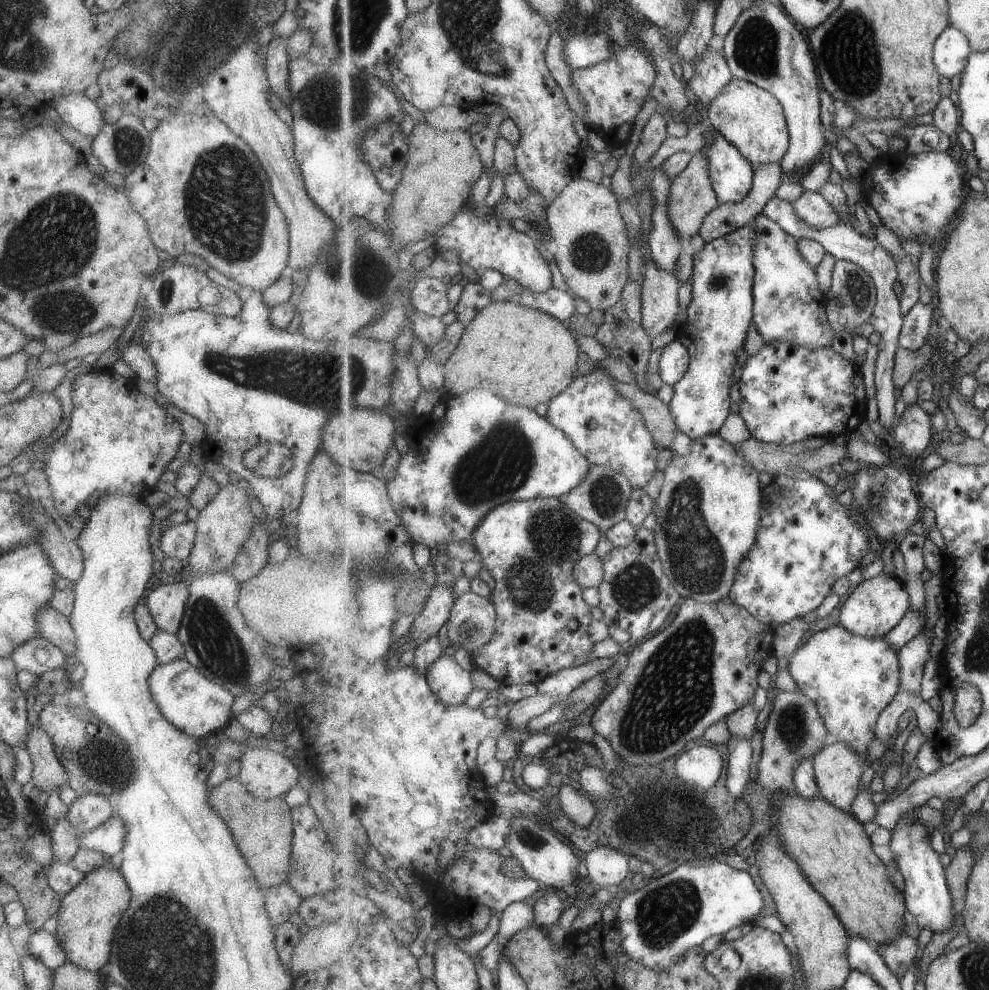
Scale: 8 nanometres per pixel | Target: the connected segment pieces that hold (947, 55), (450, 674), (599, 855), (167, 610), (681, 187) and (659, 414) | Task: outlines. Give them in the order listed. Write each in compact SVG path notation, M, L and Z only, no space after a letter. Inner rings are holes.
M950 27L935 45L935 61L943 77L963 74L973 54L970 38L962 30Z
M446 654L430 666L427 676L436 696L448 706L466 705L470 694L476 691L472 673Z
M600 846L588 853L587 867L590 879L598 885L607 887L617 885L624 888L629 883L626 878L632 872L630 858L620 850L606 846Z
M188 582L157 583L146 598L159 631L177 634L185 616L186 602L190 596Z
M700 151L685 172L678 176L672 186L672 196L670 196L670 220L672 226L676 228L680 238L692 238L697 234L701 234L701 230L705 224L706 218L718 206L721 206L722 200L718 192L715 190L714 182L710 176L710 162L708 156Z
M618 381L618 392L622 392L634 404L634 408L644 414L646 426L654 434L658 446L661 449L673 451L674 440L676 440L679 427L671 412L671 406L662 402L656 395L645 392L636 384Z

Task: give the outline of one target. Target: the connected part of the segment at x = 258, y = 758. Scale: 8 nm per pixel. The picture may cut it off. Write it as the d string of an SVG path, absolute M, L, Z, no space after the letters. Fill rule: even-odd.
M268 748L246 749L238 779L246 792L260 800L284 797L301 783L301 774L286 754Z

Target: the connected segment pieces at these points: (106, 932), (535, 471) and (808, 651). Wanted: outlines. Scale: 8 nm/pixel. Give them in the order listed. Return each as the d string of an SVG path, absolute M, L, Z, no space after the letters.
M115 859L88 872L74 890L64 895L57 913L56 937L68 956L67 961L85 970L102 969L110 959L112 938L118 928L118 922L130 906L131 897L132 892Z
M476 388L472 392L466 390L466 392L458 395L445 393L430 414L415 417L414 424L408 427L408 437L409 448L401 458L398 468L396 468L396 475L387 482L394 508L400 514L402 524L408 528L408 534L412 536L415 543L428 547L430 550L435 548L443 551L450 542L468 542L476 550L476 554L481 560L480 548L476 544L476 532L490 512L494 512L496 508L508 502L549 497L564 499L576 486L581 487L582 482L584 482L586 476L590 475L590 470L592 470L588 458L584 456L582 450L576 446L576 442L562 428L557 428L547 417L540 416L534 408L514 406L504 396L487 389Z
M840 624L816 633L794 652L789 660L788 669L798 680L801 691L818 704L832 739L851 743L852 748L856 748L866 758L869 765L868 752L870 752L870 742L876 737L877 723L902 688L900 650L896 650L886 638L866 638L866 636L854 634Z

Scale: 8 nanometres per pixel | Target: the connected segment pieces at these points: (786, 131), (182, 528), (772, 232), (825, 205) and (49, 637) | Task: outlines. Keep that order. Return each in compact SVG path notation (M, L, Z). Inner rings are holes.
M733 79L708 106L713 127L722 132L754 166L781 163L791 148L791 130L784 104L772 92L756 84Z
M195 522L174 523L161 534L158 545L165 558L176 558L180 561L190 558L194 548L197 526Z
M764 213L760 214L754 221L758 224L758 244L756 244L756 266L758 272L755 282L755 323L764 340L782 340L792 342L798 346L806 346L812 350L831 346L834 342L835 329L829 320L829 296L822 292L818 270L812 266L804 254L800 252L800 239L790 235L778 222L772 220Z
M804 192L796 200L796 214L802 218L802 222L814 226L814 228L830 228L842 223L840 212L836 212L834 204L826 199L826 196L817 192Z
M51 605L40 608L36 614L40 637L44 638L56 648L60 648L65 655L71 656L76 652L76 636L69 619L58 612Z

